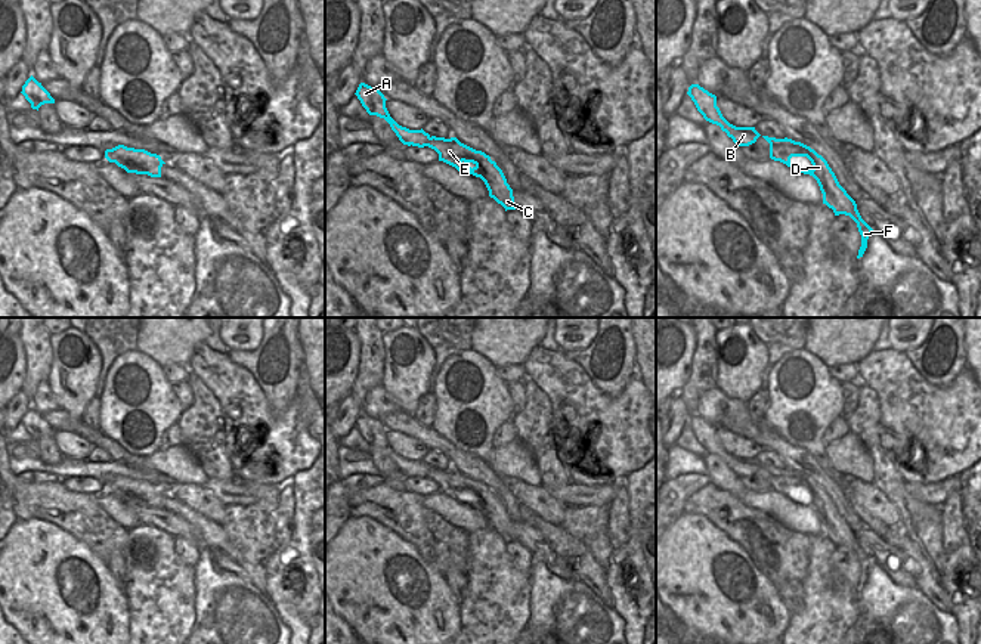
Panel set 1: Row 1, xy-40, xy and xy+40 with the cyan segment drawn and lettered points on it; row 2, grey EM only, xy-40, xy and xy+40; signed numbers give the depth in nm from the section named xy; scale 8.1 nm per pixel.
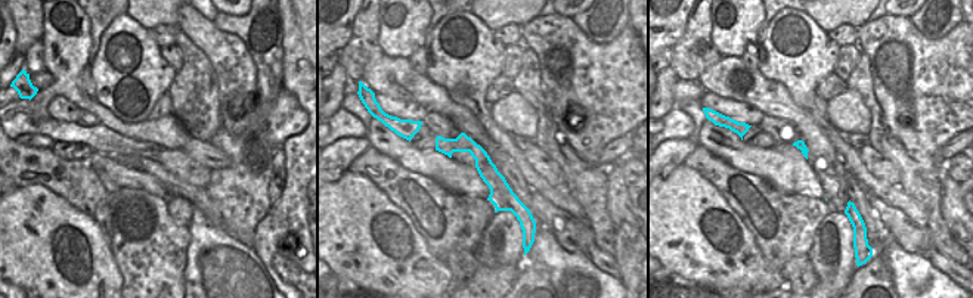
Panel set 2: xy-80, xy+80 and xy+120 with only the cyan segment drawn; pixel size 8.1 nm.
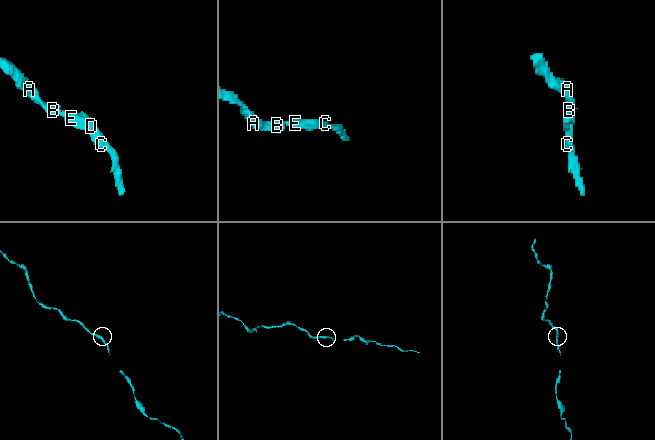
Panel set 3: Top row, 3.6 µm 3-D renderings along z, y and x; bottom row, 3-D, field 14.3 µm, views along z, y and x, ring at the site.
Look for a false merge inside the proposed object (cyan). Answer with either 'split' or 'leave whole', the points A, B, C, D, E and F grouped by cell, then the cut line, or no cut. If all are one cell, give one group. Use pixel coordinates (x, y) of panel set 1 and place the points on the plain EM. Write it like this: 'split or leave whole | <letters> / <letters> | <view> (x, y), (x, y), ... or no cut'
leave whole | A B C D E F | no cut

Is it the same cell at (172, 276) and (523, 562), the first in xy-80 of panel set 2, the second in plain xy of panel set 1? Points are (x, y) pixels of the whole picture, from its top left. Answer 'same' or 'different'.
different

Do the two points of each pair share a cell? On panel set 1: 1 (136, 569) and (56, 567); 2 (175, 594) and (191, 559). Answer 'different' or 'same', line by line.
1: different
2: different

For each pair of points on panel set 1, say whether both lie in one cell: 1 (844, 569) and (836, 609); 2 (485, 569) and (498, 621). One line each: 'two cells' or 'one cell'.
1: two cells
2: one cell

